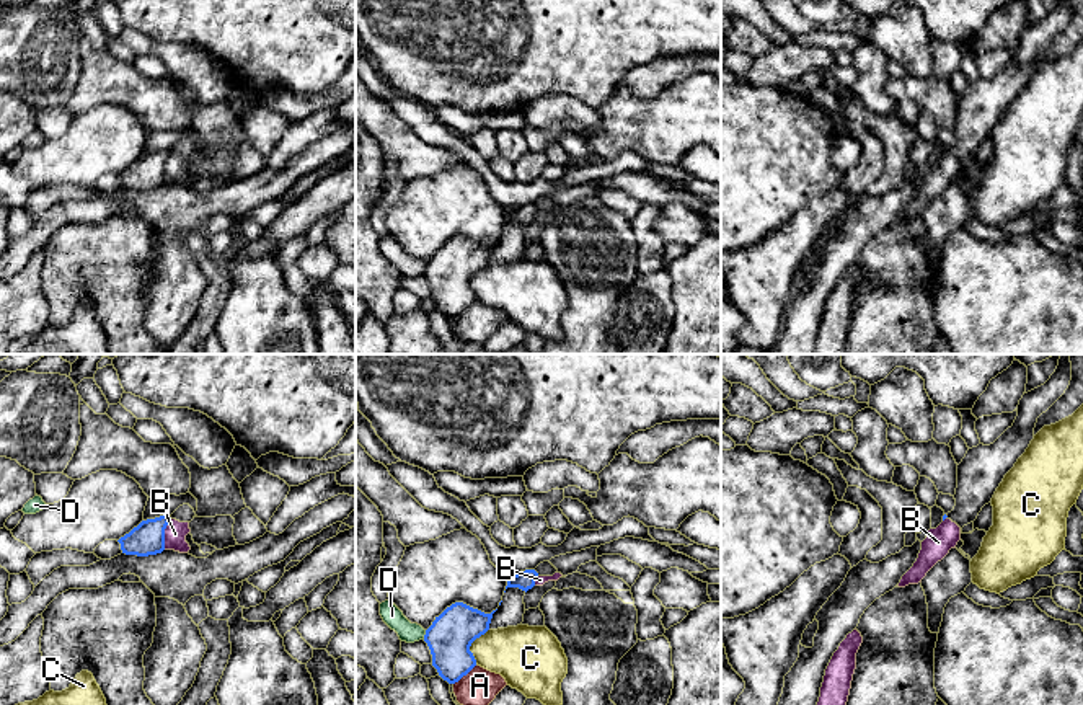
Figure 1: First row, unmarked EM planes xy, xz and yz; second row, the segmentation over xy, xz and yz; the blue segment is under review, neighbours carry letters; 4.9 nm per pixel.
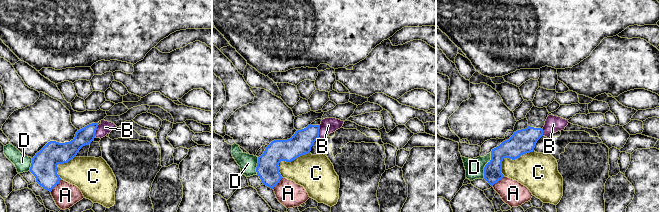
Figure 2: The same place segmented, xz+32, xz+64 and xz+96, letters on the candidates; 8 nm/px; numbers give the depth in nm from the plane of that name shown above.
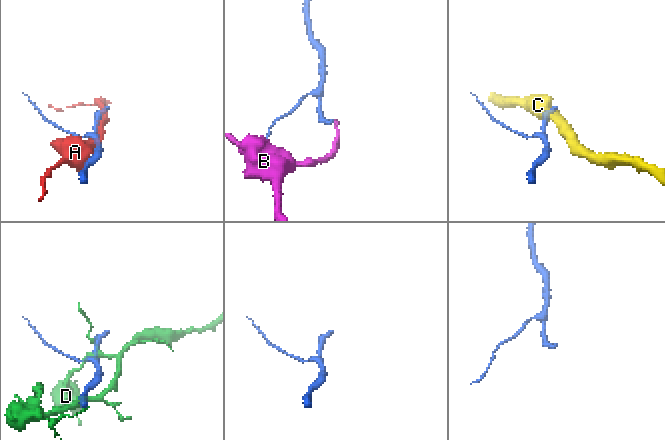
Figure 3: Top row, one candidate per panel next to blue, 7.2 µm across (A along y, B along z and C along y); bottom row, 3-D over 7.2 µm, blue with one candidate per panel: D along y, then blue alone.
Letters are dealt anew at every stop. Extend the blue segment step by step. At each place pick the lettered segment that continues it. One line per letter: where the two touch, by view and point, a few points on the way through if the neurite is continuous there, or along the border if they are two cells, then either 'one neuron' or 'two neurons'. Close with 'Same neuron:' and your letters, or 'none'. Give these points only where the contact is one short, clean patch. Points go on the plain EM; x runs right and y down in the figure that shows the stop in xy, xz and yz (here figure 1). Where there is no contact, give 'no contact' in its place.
A: meets blue in xz at (465, 309); two neurons
B: meets blue in xy at (163, 168); border along xy (172, 154), (165, 164), (163, 183); two neurons
C: meets blue in xz at (470, 279); border along xz (488, 263), (470, 281), (475, 297); two neurons
D: meets blue in xz at (424, 270); two neurons
Same neuron: none

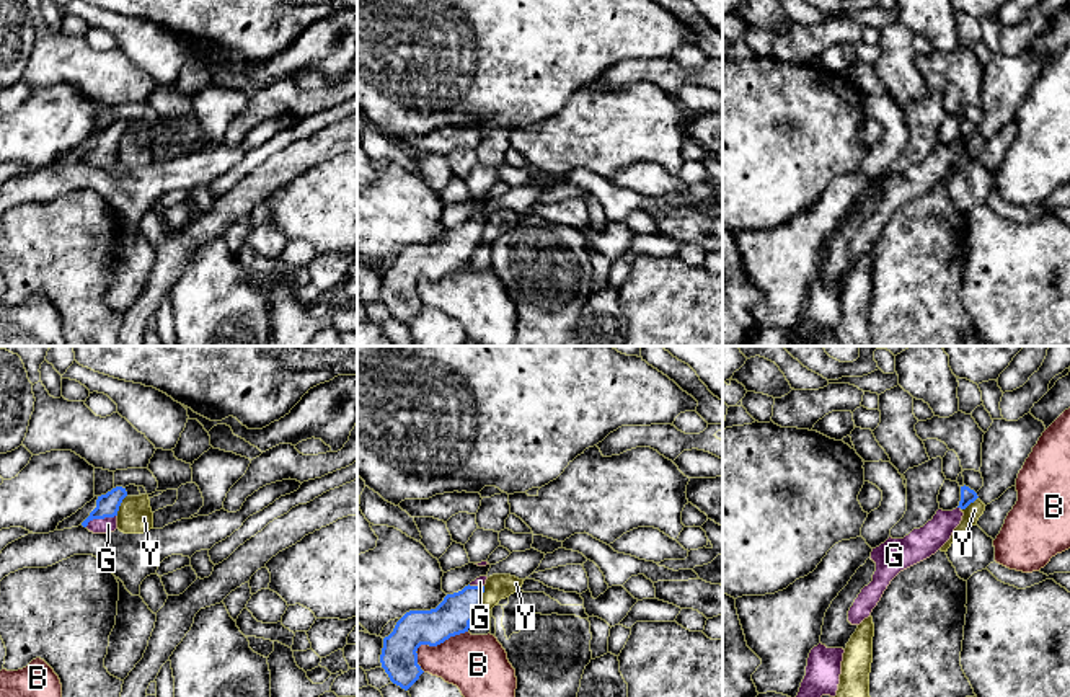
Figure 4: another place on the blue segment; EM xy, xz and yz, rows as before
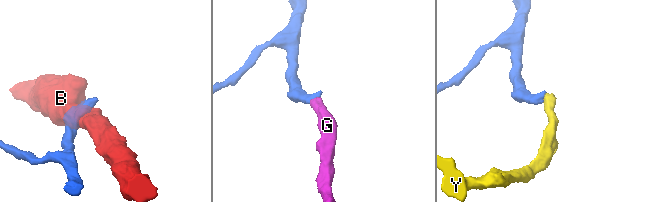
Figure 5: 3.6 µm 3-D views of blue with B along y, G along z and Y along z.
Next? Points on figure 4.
B: meets blue in xz at (433, 279); border along xz (467, 265), (436, 279), (421, 279), (416, 286), (420, 302); two neurons
G: meets blue in xy at (100, 152); runs through xy (108, 139), (100, 152), (108, 159); one neuron
Y: meets blue in xz at (481, 230); border along xz (485, 221), (481, 240); two neurons
Same neuron: G

